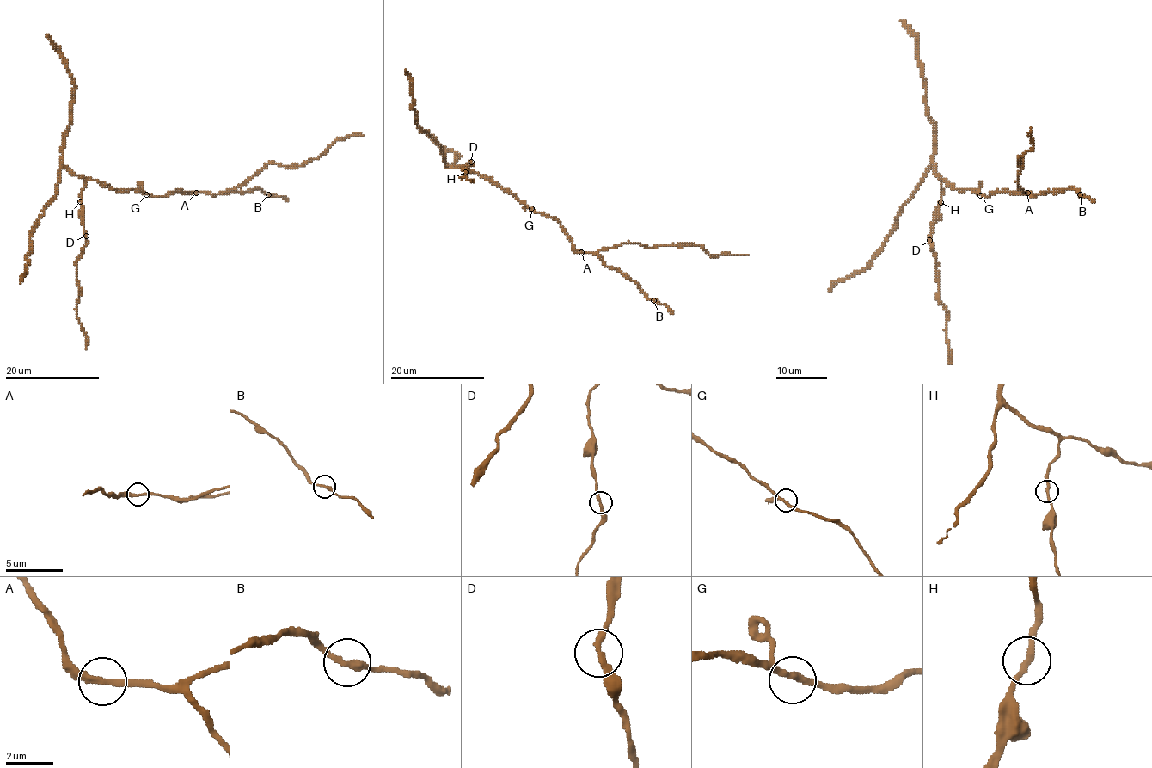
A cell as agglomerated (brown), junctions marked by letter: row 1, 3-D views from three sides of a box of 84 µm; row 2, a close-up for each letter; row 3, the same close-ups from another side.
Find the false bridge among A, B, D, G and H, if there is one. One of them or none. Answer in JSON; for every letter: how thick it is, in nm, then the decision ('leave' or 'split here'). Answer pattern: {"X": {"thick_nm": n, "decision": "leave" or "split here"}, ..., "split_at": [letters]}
{"A": {"thick_nm": 260, "decision": "leave"}, "B": {"thick_nm": 240, "decision": "leave"}, "D": {"thick_nm": 240, "decision": "leave"}, "G": {"thick_nm": 240, "decision": "leave"}, "H": {"thick_nm": 240, "decision": "leave"}, "split_at": []}

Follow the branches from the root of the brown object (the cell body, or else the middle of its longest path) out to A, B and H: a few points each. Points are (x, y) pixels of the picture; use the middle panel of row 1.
A: (530, 210), (553, 217), (572, 246), (581, 252)
B: (530, 210), (553, 217), (576, 249), (595, 253), (607, 266), (629, 276), (650, 300), (653, 300)
H: (530, 210), (511, 193), (481, 175), (466, 172)

